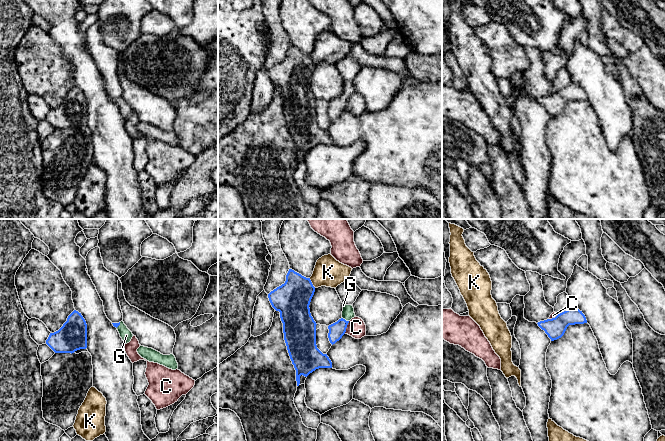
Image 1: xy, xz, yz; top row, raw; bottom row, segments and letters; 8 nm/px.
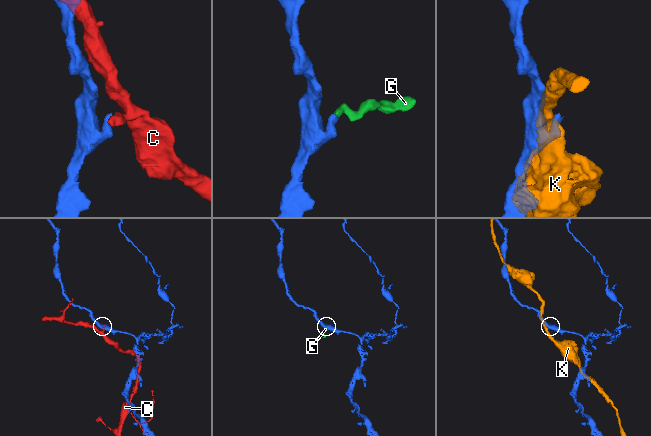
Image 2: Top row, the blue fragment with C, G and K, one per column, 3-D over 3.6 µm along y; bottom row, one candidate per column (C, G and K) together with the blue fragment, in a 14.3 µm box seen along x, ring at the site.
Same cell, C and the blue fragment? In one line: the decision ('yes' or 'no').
no

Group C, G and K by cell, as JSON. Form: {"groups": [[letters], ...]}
{"groups": [["C"], ["G"], ["K"]]}

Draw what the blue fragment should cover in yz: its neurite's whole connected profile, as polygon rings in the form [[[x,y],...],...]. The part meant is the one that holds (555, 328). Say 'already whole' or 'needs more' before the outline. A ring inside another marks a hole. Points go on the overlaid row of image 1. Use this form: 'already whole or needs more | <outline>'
already whole | [[[577,307],[558,314],[555,318],[538,322],[538,326],[545,331],[551,341],[561,338],[569,325],[587,323],[585,315]]]

